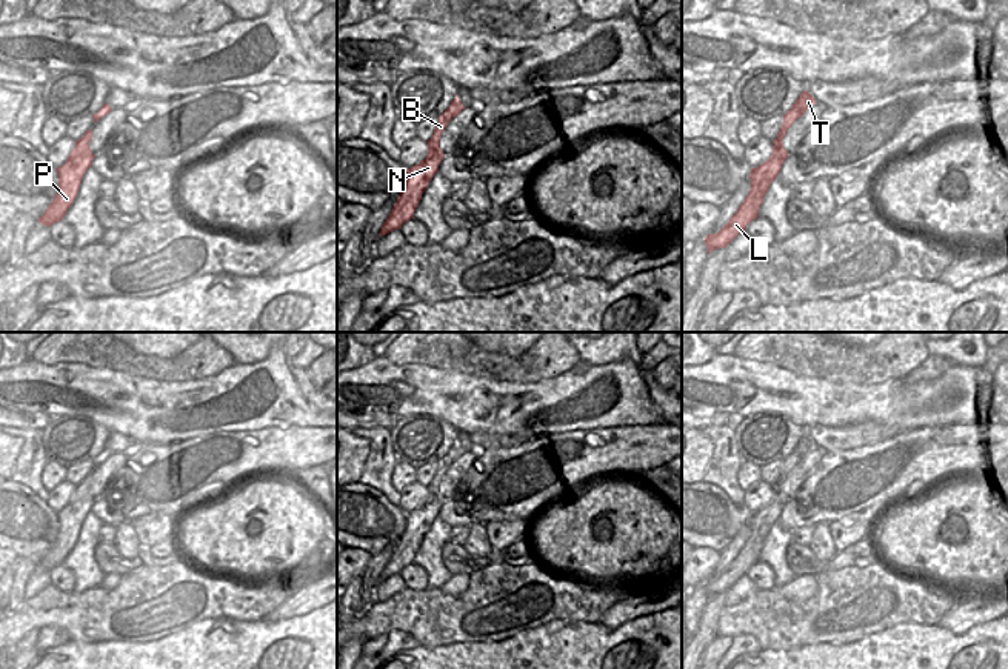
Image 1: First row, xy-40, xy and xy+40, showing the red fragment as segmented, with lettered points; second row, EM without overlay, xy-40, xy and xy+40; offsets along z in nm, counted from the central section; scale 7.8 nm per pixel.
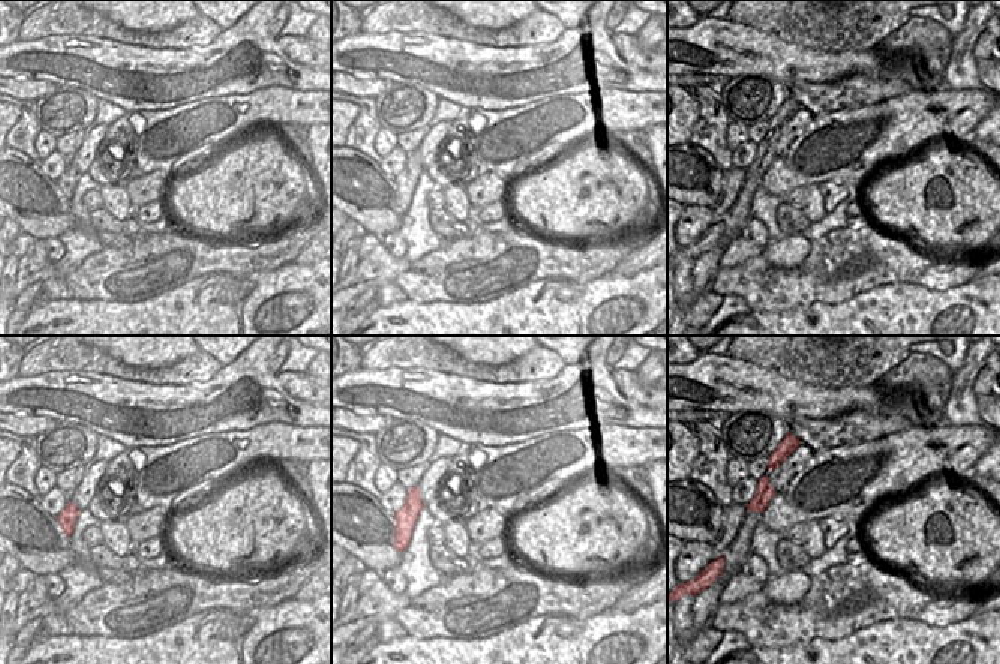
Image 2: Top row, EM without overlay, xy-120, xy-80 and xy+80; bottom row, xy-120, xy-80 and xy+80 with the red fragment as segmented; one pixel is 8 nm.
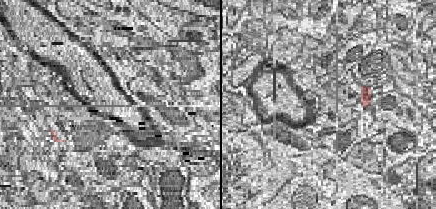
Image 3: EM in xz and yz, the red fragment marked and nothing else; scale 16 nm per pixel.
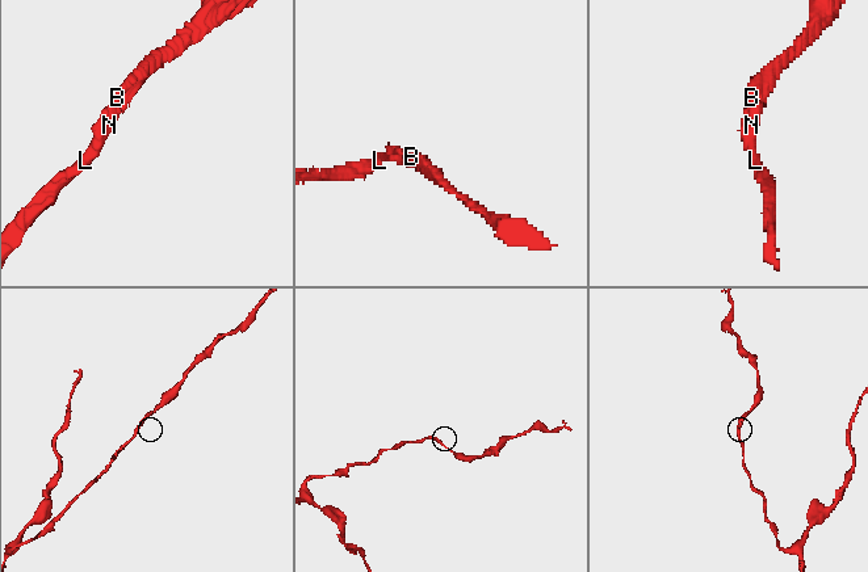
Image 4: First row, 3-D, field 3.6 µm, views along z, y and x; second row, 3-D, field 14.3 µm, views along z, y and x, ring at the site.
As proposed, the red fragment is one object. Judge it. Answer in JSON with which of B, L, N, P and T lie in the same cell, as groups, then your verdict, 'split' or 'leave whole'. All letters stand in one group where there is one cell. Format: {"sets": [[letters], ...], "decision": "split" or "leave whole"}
{"sets": [["B", "L", "N", "P", "T"]], "decision": "leave whole"}

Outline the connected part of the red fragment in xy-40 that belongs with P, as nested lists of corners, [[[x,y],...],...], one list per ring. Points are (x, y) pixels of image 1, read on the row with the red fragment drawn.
[[[88,129],[86,134],[75,141],[75,148],[71,151],[66,163],[57,168],[58,189],[52,203],[38,218],[38,223],[51,228],[54,223],[62,221],[68,209],[72,206],[80,189],[82,178],[95,158],[95,154],[89,148],[91,140],[92,131]]]

